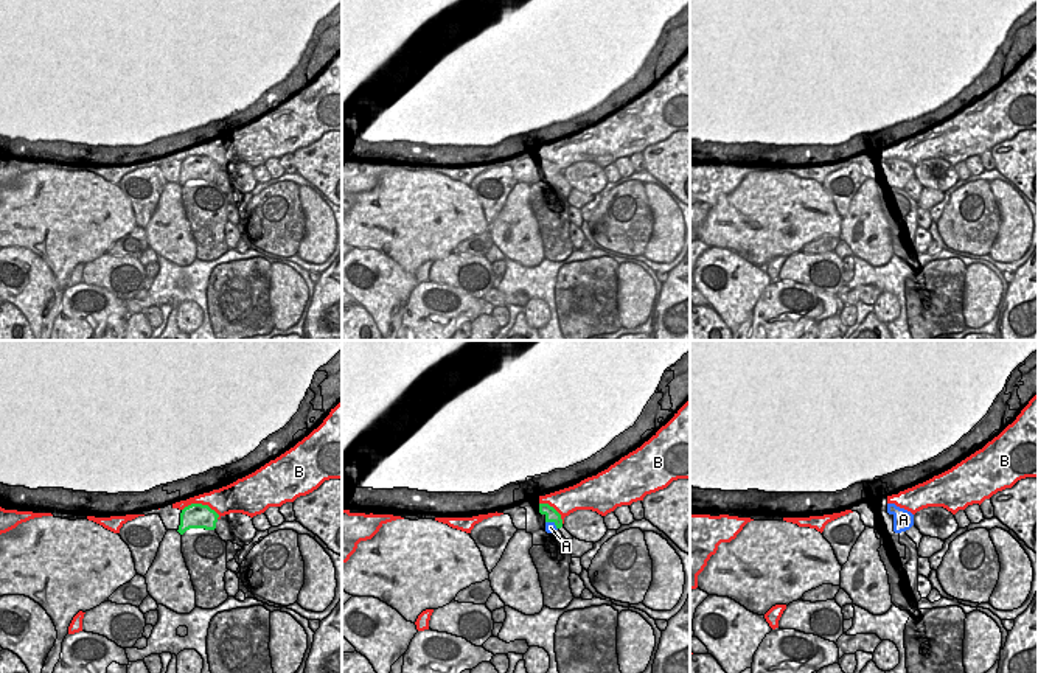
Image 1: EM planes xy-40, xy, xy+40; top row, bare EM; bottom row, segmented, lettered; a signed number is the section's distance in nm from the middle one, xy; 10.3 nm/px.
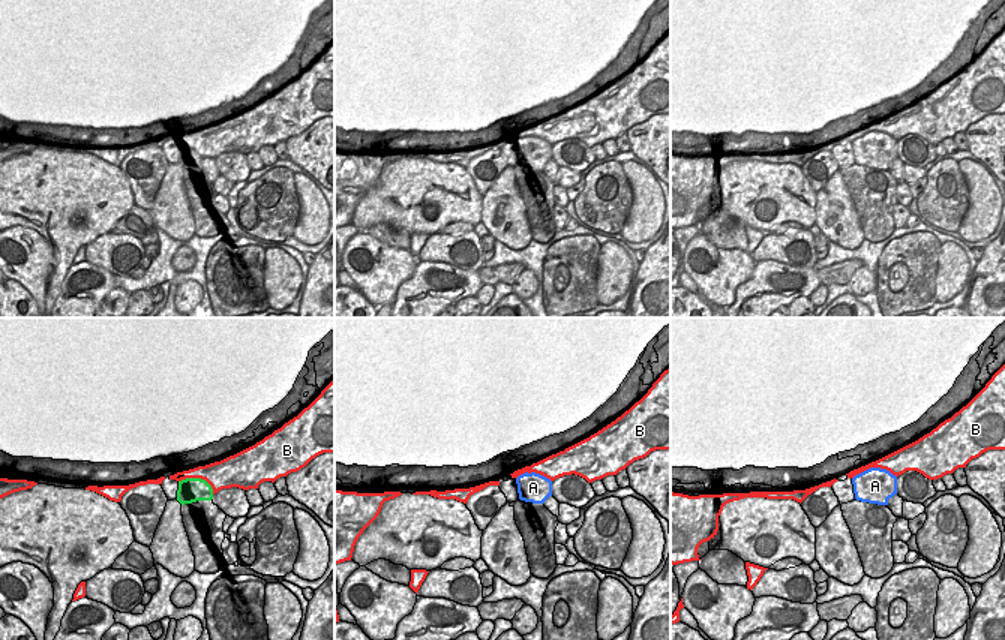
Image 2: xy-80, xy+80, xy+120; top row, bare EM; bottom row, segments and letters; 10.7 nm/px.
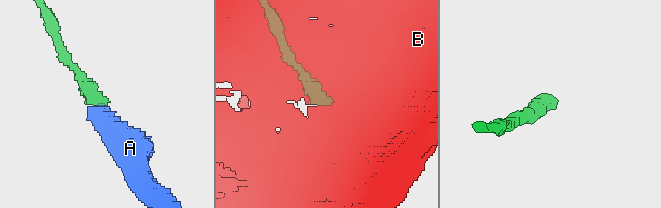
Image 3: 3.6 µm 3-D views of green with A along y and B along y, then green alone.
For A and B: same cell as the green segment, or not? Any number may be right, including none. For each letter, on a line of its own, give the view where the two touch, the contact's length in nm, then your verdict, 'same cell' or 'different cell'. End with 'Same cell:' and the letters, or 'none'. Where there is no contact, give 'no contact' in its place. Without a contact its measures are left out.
A: meets green in xy; contact 150 nm long; same cell
B: meets green in xy-40; contact 400 nm long; different cell
Same cell: A

